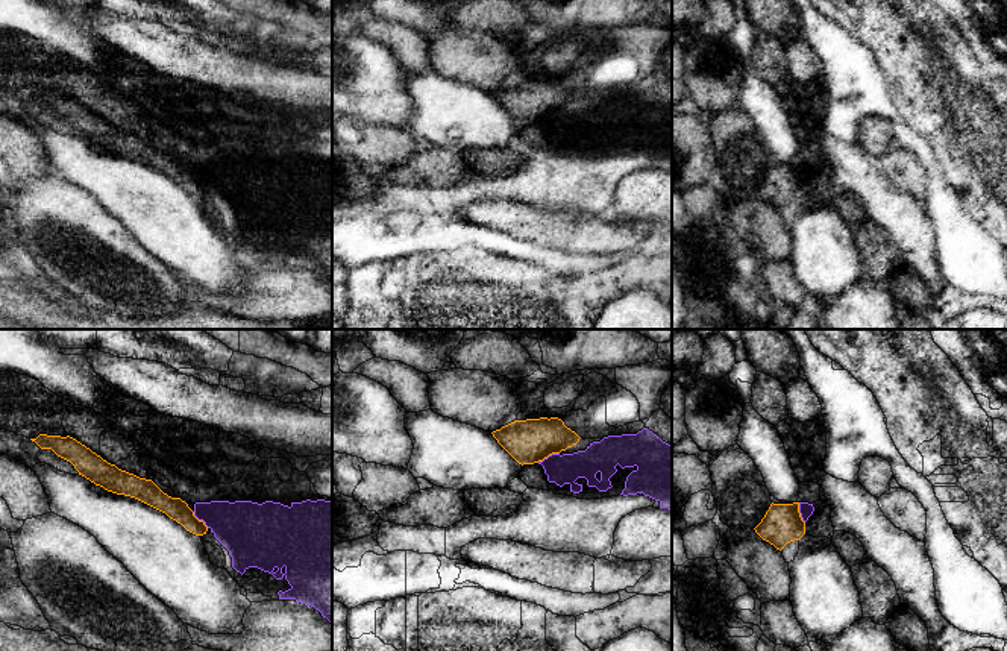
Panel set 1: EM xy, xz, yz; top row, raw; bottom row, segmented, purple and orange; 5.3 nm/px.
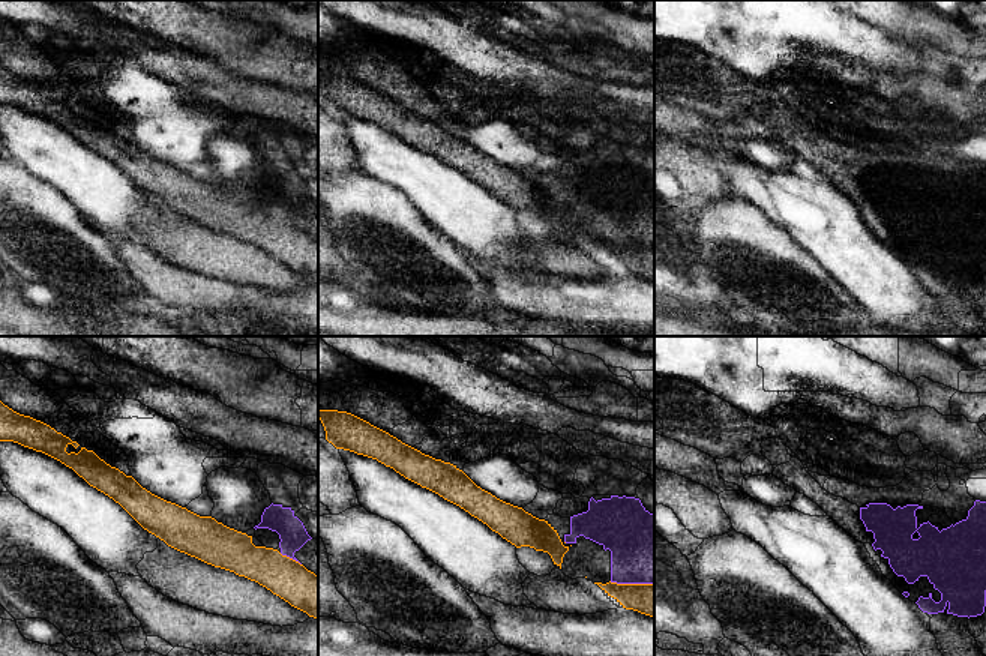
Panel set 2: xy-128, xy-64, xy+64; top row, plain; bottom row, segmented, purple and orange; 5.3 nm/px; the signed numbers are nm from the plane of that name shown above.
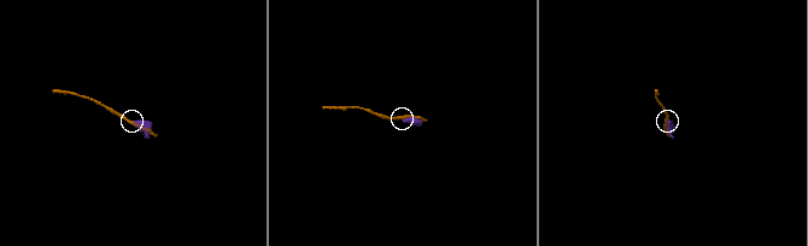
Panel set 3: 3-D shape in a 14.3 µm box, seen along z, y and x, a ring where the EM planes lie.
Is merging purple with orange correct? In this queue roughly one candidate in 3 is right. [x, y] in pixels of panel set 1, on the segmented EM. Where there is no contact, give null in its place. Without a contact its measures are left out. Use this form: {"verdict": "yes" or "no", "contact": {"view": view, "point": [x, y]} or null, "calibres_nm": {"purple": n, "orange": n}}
{"verdict": "no", "contact": {"view": "xz", "point": [549, 456]}, "calibres_nm": {"purple": 160, "orange": 240}}

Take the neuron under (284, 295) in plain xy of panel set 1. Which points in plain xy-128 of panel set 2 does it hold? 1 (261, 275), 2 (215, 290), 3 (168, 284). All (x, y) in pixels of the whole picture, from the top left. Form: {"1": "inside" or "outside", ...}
{"1": "outside", "2": "inside", "3": "inside"}

